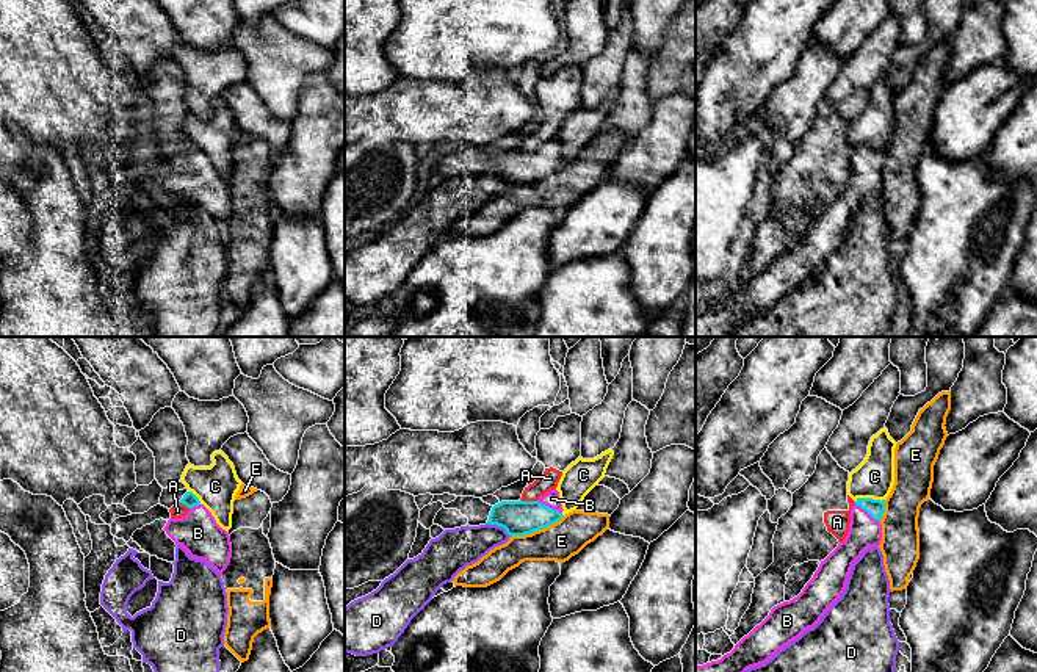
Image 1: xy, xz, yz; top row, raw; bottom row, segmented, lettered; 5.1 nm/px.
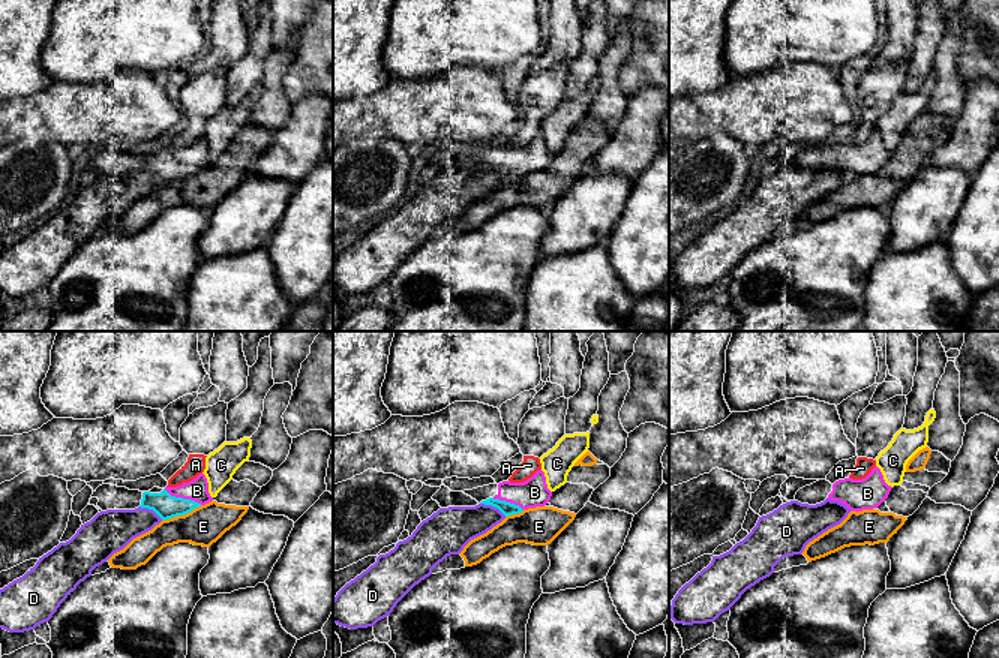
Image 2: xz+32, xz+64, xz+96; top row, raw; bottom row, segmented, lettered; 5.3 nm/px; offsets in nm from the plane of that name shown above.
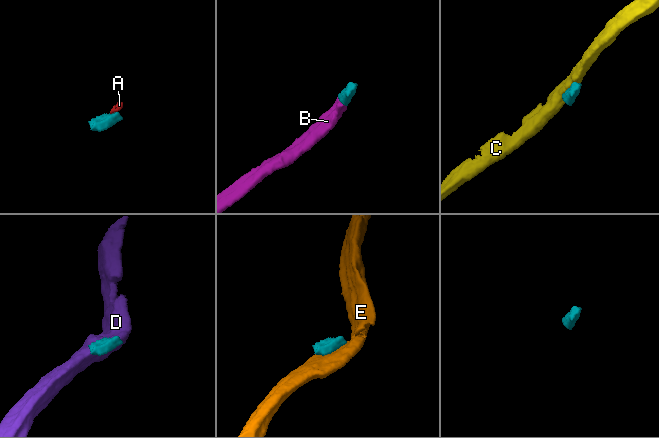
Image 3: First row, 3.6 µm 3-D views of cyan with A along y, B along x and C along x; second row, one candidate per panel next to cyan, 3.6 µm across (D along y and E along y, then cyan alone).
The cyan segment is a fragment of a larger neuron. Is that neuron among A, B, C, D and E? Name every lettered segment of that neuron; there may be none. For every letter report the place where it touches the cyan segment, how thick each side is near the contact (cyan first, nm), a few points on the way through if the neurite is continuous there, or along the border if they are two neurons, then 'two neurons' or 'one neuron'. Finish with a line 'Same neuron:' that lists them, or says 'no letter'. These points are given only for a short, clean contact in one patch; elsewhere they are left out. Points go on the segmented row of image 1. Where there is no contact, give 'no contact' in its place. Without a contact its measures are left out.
A: meets cyan in xz at (528, 502); 180 nm thick on the cyan side, 90 nm on the other; border along xz (520, 498), (536, 502); two neurons
B: meets cyan in yz at (867, 511); 90 nm thick on the cyan side, 160 nm on the other; runs through yz (876, 508), (867, 511), (863, 531); one neuron
C: meets cyan in yz at (870, 498); 90 nm thick on the cyan side, 200 nm on the other; two neurons
D: meets cyan in xz at (500, 525); 180 nm thick on the cyan side, 200 nm on the other; two neurons
E: meets cyan in xz at (536, 530); 180 nm thick on the cyan side, 200 nm on the other; two neurons
Same neuron: B

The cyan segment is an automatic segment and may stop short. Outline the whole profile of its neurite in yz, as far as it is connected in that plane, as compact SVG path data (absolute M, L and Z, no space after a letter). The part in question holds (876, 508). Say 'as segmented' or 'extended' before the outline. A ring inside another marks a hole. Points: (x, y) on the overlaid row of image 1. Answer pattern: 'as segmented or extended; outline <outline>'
extended; outline M857 498L851 508L846 539L821 561L802 592L774 606L769 616L730 653L717 661L697 666L696 672L746 672L764 664L805 630L813 628L844 592L852 564L866 548L880 545L883 512L885 500Z

